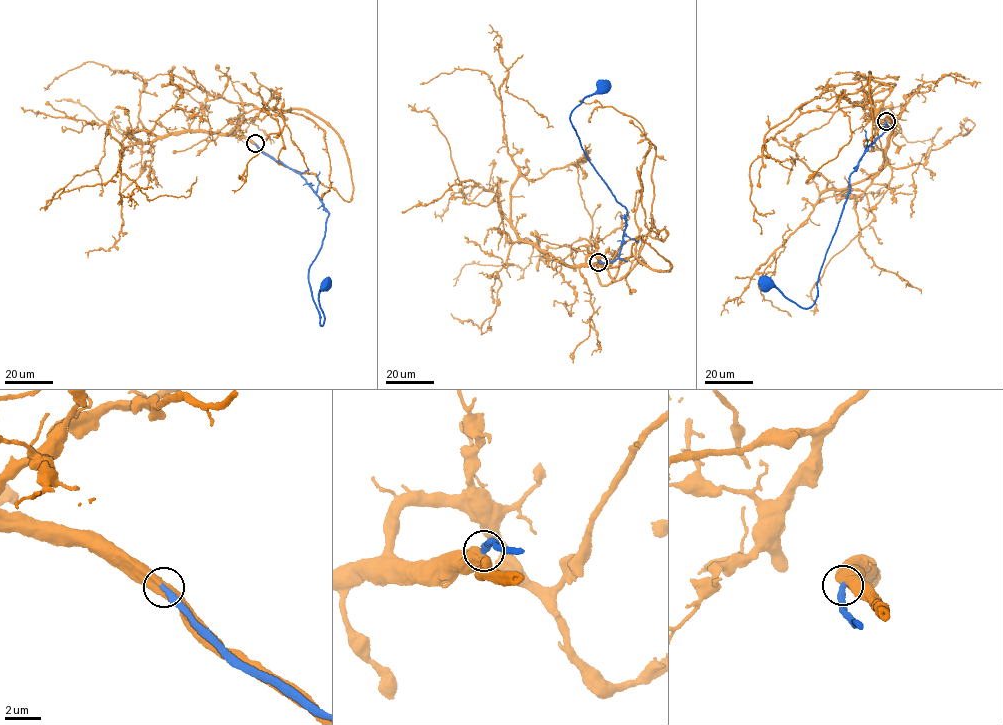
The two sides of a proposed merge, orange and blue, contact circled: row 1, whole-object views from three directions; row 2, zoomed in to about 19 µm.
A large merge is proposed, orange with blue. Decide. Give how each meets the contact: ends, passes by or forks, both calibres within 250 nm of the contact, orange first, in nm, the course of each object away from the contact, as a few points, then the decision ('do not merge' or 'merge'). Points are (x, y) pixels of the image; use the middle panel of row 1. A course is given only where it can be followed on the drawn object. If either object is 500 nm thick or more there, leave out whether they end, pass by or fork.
calibres 600 and 340 nm; course orange (598, 262), (614, 267), (628, 259), (642, 235), (673, 266), (653, 270), (634, 256), (609, 259), (531, 231); course blue (598, 262), (612, 262), (618, 256), (627, 210), (582, 149), (569, 120), (584, 98), (605, 88); merge

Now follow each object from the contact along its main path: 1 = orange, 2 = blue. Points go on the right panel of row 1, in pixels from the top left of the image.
1: (886, 121), (893, 126), (879, 128), (863, 144), (871, 142), (869, 73), (863, 88), (874, 106), (879, 168)
2: (886, 120), (888, 128), (866, 149), (851, 174), (849, 194), (821, 266), (814, 304), (801, 308), (766, 281)

